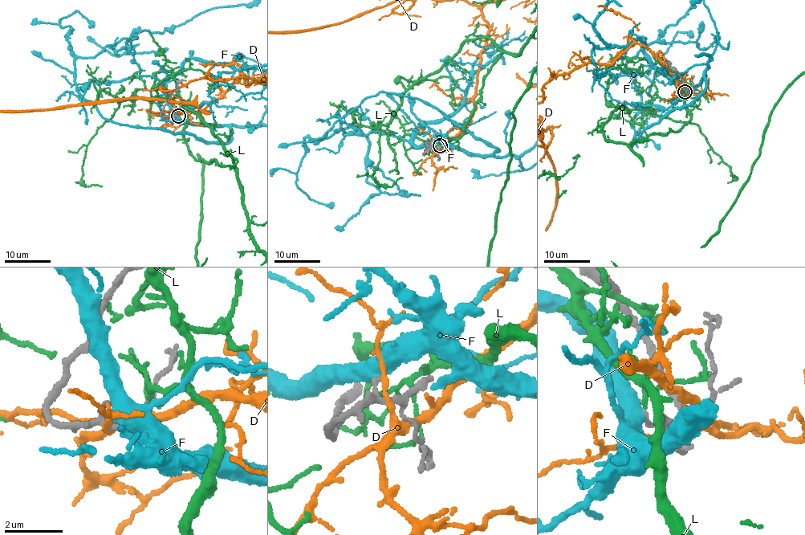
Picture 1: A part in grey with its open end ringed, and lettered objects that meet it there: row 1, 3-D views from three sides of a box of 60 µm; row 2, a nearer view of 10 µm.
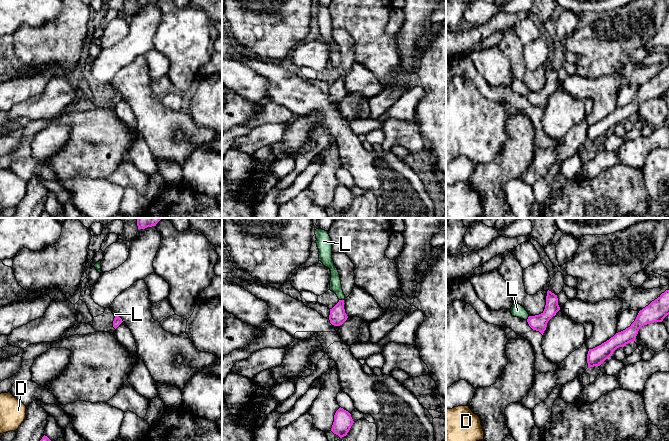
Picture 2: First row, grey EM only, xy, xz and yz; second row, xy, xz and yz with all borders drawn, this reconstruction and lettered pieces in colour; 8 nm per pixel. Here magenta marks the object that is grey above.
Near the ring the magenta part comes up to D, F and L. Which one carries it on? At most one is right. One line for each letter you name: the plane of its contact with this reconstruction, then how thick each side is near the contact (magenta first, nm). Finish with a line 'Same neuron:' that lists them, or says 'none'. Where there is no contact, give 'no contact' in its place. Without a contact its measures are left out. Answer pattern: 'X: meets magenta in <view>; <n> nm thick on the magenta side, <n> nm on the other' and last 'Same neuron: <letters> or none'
Same neuron: none

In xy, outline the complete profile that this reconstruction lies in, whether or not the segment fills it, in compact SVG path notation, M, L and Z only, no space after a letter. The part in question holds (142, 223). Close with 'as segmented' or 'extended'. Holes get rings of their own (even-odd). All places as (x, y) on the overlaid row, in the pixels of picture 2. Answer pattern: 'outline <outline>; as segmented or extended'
outline M137 218L138 229L156 226L161 219L163 218Z; as segmented

